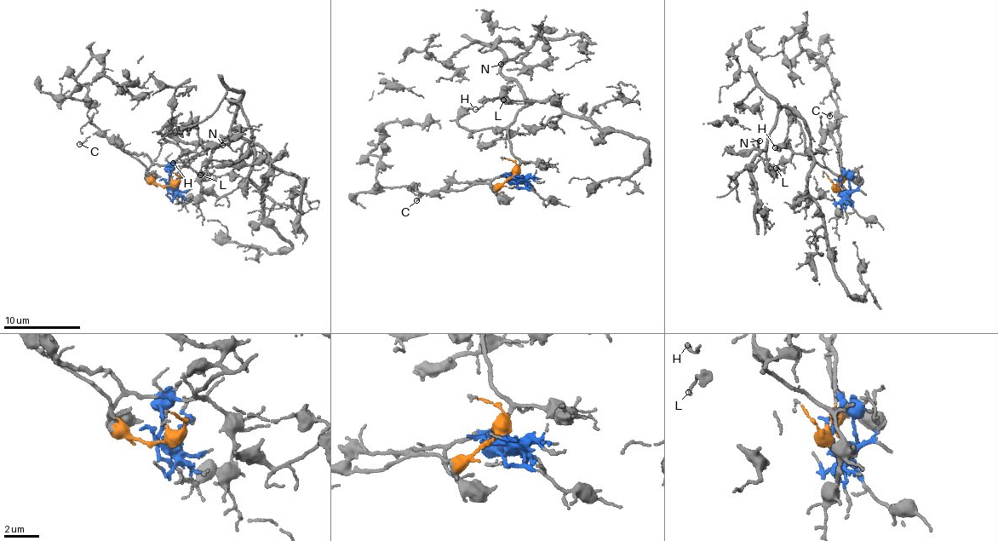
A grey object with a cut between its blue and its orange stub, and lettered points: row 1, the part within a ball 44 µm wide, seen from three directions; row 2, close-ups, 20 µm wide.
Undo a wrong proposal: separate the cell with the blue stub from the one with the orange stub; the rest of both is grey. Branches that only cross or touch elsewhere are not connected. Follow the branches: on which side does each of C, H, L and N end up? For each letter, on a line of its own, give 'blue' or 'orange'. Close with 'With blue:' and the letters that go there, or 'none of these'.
C: orange
H: blue
L: blue
N: blue
With blue: H, L, N

